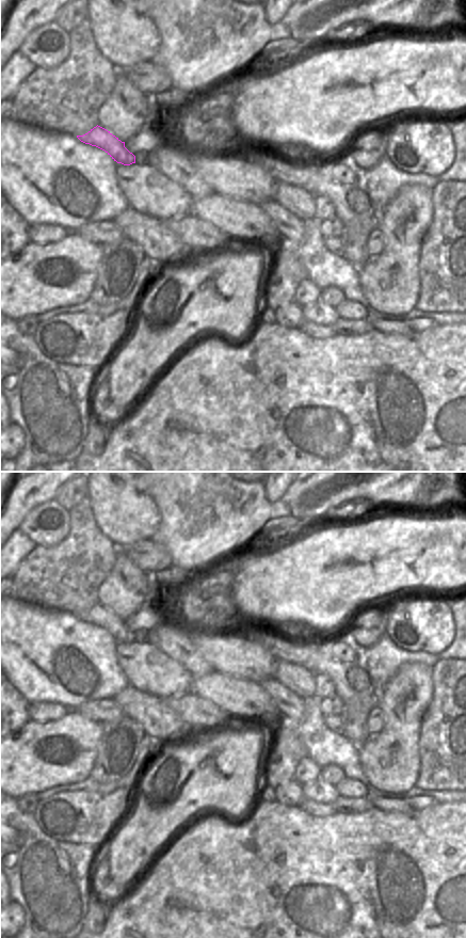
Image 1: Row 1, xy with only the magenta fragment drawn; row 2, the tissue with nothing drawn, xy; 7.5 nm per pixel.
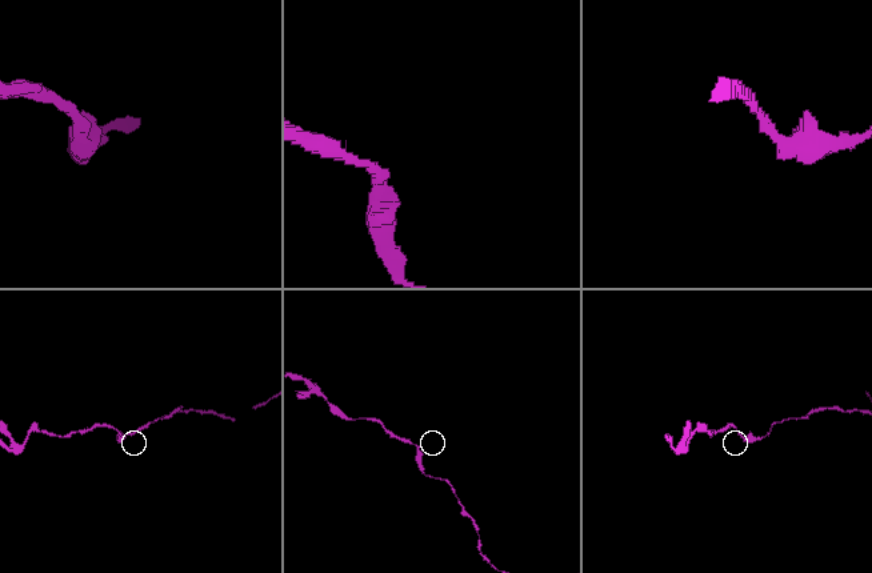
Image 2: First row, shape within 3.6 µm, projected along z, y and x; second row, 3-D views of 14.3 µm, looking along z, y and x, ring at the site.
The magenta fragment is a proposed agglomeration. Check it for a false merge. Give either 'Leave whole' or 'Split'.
Leave whole.

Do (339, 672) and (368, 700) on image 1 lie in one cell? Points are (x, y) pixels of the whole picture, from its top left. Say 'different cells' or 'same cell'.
same cell

